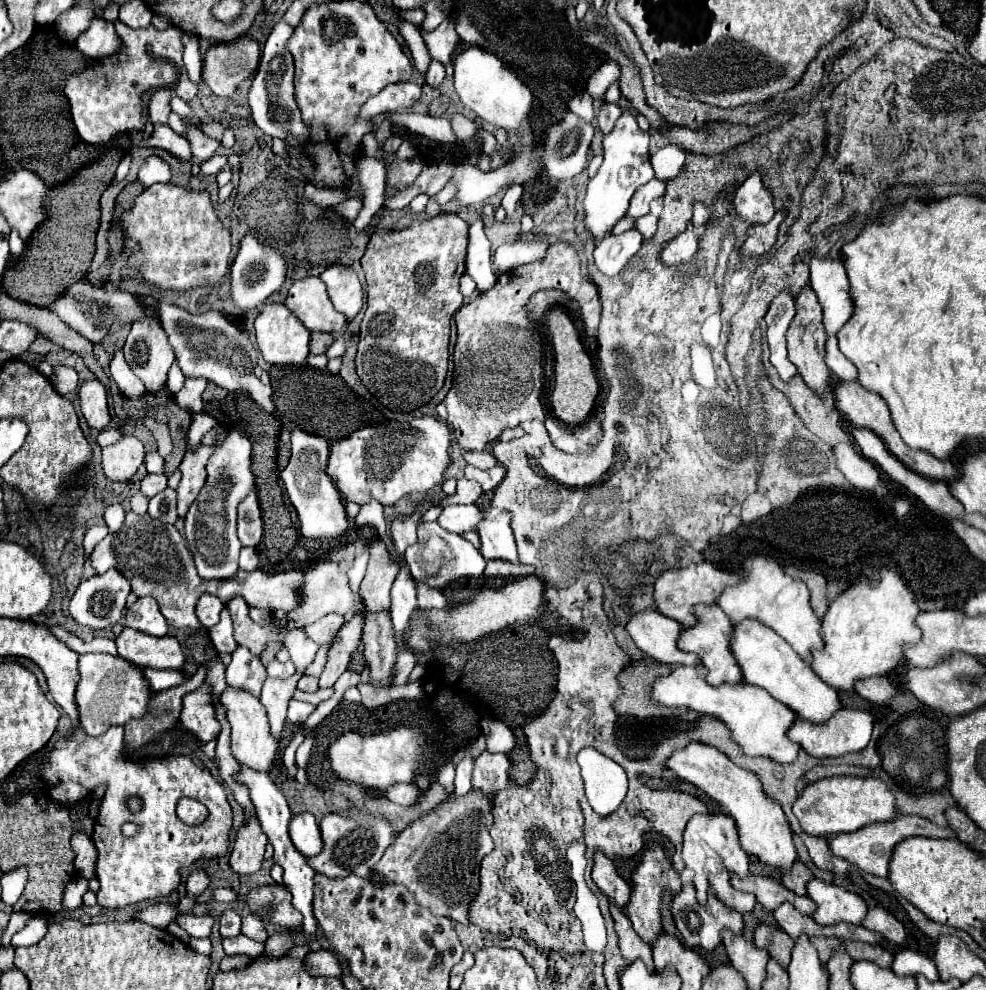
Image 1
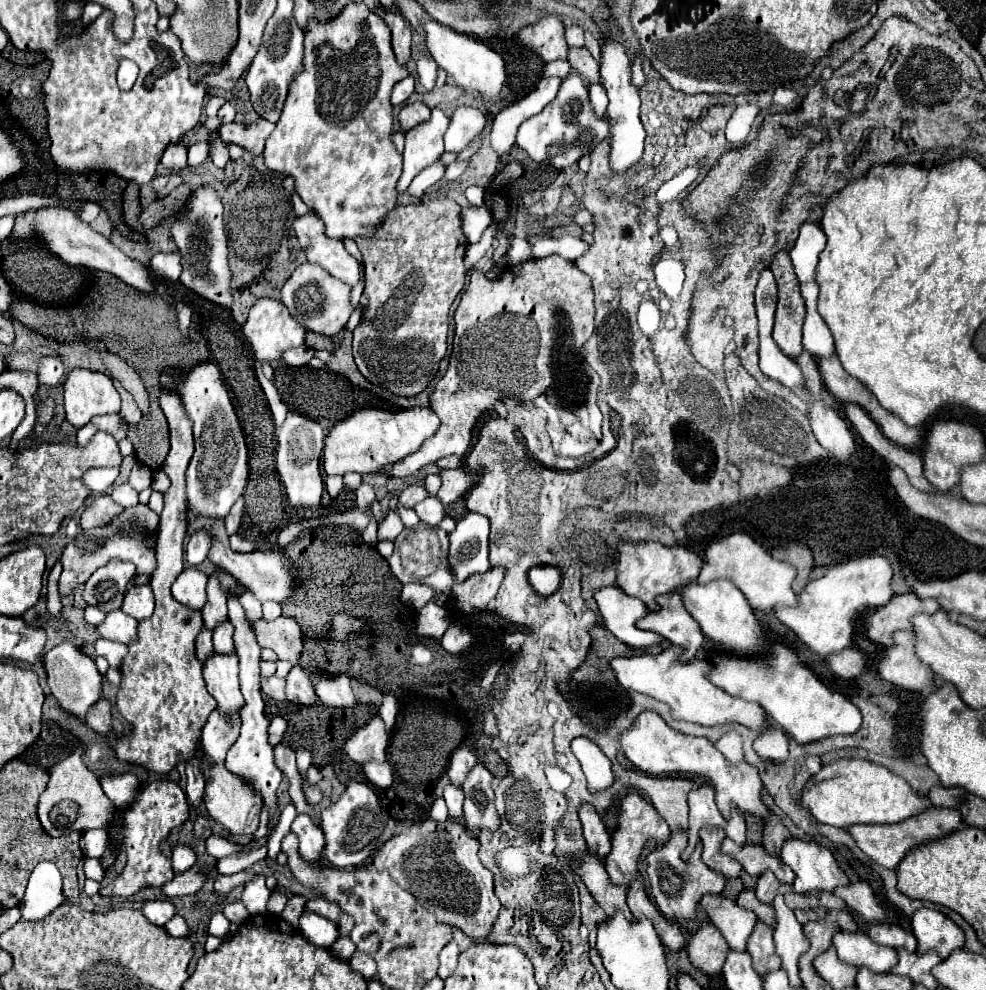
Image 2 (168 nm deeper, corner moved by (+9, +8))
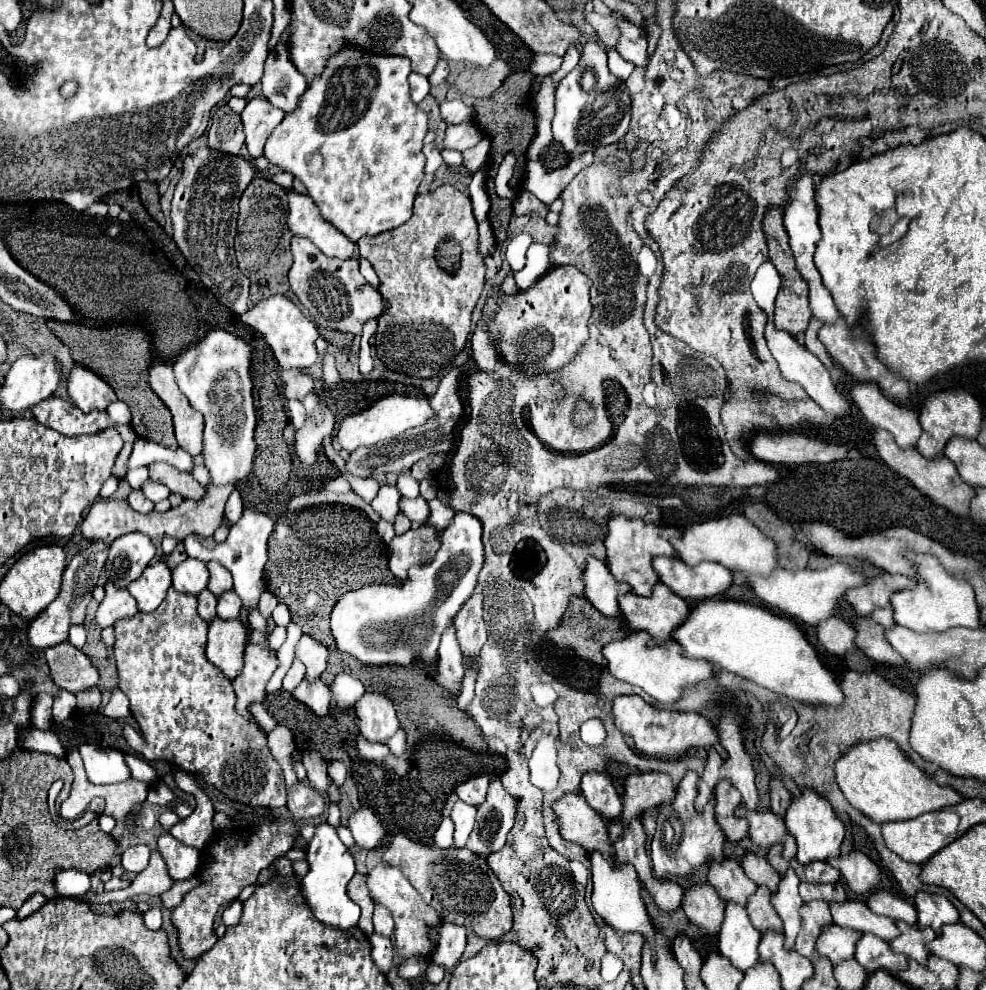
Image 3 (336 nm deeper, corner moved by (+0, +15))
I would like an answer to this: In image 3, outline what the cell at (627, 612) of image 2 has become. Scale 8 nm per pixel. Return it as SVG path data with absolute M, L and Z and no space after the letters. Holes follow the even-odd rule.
M588 557L584 573L580 577L584 583L584 597L606 617L620 617L618 601L616 597L630 591L630 585L622 585L620 581L614 581L610 573L606 573L606 563Z

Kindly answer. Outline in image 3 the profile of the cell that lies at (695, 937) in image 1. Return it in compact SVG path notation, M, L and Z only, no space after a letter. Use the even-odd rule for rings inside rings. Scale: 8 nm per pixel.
M688 771L676 787L676 797L672 805L662 805L658 809L658 819L656 819L658 825L656 825L654 839L650 843L650 859L652 859L652 867L658 879L684 877L712 859L722 861L724 833L714 817L714 795L706 803L704 811L698 813L694 807L696 783L698 783L696 771Z

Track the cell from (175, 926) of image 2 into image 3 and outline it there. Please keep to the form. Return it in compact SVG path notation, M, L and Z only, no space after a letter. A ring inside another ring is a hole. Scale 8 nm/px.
M150 907L146 913L144 913L144 925L148 929L160 929L162 925L162 909L160 907Z

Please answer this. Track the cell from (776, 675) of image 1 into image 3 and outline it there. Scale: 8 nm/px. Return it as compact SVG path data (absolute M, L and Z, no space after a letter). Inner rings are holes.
M654 557L654 571L660 583L690 603L722 597L732 585L732 571L710 561L686 565L676 557Z

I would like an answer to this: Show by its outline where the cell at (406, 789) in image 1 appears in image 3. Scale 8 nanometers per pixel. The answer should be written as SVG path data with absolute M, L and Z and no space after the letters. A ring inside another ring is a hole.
M362 735L358 737L358 751L360 751L360 757L368 761L376 761L376 763L380 763L386 755L390 755L390 749L384 743L372 743L364 739Z

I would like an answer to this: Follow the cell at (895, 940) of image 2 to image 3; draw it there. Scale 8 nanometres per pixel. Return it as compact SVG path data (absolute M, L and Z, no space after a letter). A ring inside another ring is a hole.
M876 889L874 893L868 895L866 899L868 907L874 911L874 913L884 913L886 917L892 917L892 919L902 919L906 921L908 925L916 925L916 909L912 903L908 903L908 899L896 895L896 893L890 893L890 891L882 891L882 889Z

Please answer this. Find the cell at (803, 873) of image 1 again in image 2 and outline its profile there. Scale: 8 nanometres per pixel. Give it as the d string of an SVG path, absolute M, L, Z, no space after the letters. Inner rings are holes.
M771 814L767 820L767 826L765 826L765 834L763 834L763 848L767 852L771 852L773 856L781 856L781 848L789 838L791 838L791 834L783 826L783 822Z

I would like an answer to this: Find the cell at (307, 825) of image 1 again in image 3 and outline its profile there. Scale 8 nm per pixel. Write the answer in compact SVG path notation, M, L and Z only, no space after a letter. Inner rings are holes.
M318 823L316 833L308 845L308 863L310 871L302 879L302 893L306 903L312 907L318 921L338 927L338 929L350 929L360 919L360 907L346 895L346 885L356 873L354 857L350 849L340 841L336 829L328 823Z

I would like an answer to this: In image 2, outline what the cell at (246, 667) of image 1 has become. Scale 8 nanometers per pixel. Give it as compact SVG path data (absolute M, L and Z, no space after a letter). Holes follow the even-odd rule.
M229 620L221 624L221 628L213 630L213 648L217 654L223 654L223 656L237 654L235 642L233 642L233 624Z

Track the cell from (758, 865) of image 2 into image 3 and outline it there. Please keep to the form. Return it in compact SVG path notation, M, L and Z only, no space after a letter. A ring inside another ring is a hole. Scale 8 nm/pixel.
M744 803L736 809L738 817L746 817L750 823L750 837L756 845L774 845L784 843L784 857L792 859L796 855L796 839L788 833L784 819L772 811L758 811L748 809Z

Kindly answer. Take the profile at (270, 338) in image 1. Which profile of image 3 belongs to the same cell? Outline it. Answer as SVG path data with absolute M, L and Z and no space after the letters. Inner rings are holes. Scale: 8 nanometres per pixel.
M272 295L268 299L256 303L240 319L246 325L250 325L262 333L262 337L266 339L266 343L274 351L274 357L278 359L282 369L304 369L304 367L312 367L318 361L318 353L314 347L314 341L318 339L316 325L312 321L308 321L302 315L302 311L298 309L298 305L292 303L288 297Z

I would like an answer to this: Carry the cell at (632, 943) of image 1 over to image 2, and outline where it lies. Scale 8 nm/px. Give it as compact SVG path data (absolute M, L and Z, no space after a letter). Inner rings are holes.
M585 854L581 858L581 864L575 864L575 870L581 874L585 886L589 888L589 892L593 894L597 904L605 910L605 914L609 914L609 918L613 918L617 910L621 910L625 914L625 918L633 920L633 914L629 912L629 906L625 902L627 890L617 888L609 882L609 874L607 874L603 862L599 862L595 856Z

